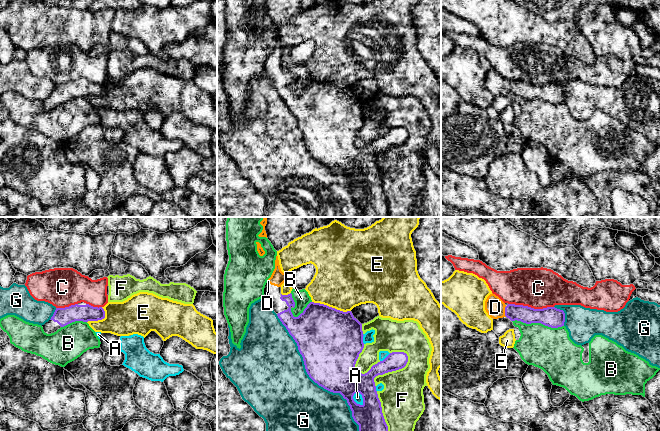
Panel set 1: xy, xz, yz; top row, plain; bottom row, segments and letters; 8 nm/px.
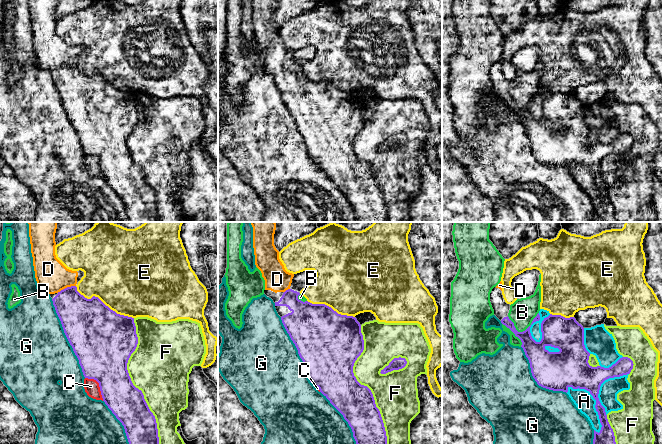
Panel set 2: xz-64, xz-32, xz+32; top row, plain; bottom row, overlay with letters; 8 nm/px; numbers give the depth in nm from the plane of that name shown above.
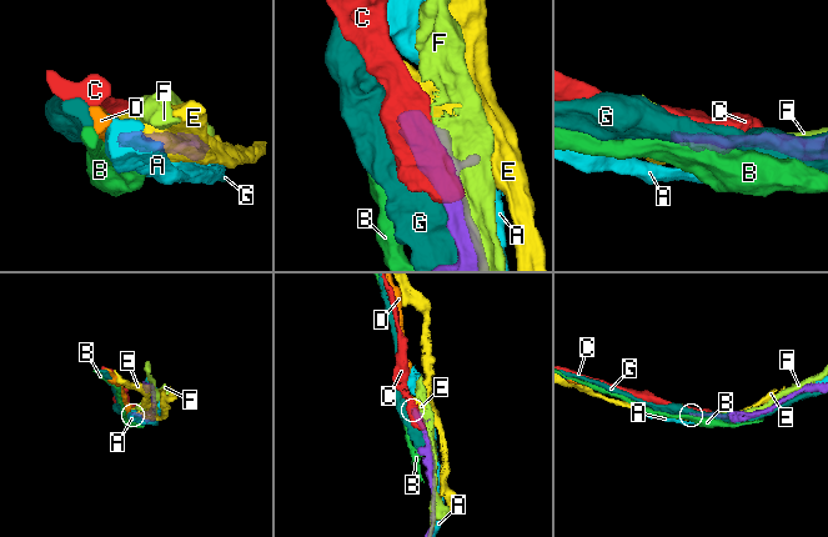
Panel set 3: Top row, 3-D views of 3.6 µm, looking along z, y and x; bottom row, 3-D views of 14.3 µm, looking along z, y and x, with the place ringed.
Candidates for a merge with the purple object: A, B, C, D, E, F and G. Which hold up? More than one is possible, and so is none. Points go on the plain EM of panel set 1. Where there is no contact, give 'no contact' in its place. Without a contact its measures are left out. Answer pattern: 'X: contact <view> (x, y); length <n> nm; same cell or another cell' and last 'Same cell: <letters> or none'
A: contact xz (362, 173); length 130 nm; another cell
B: contact yz (538, 98); length 420 nm; another cell
C: contact yz (530, 83); length 360 nm; another cell
D: contact yz (505, 87); length 90 nm; same cell
E: contact xz (331, 83); length 320 nm; another cell
F: contact xz (392, 146); length 380 nm; another cell
G: contact xz (317, 159); length 1200 nm; another cell
Same cell: D

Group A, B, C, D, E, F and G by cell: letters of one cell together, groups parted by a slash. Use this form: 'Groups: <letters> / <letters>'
Groups: A / B / C / D / E / F / G

